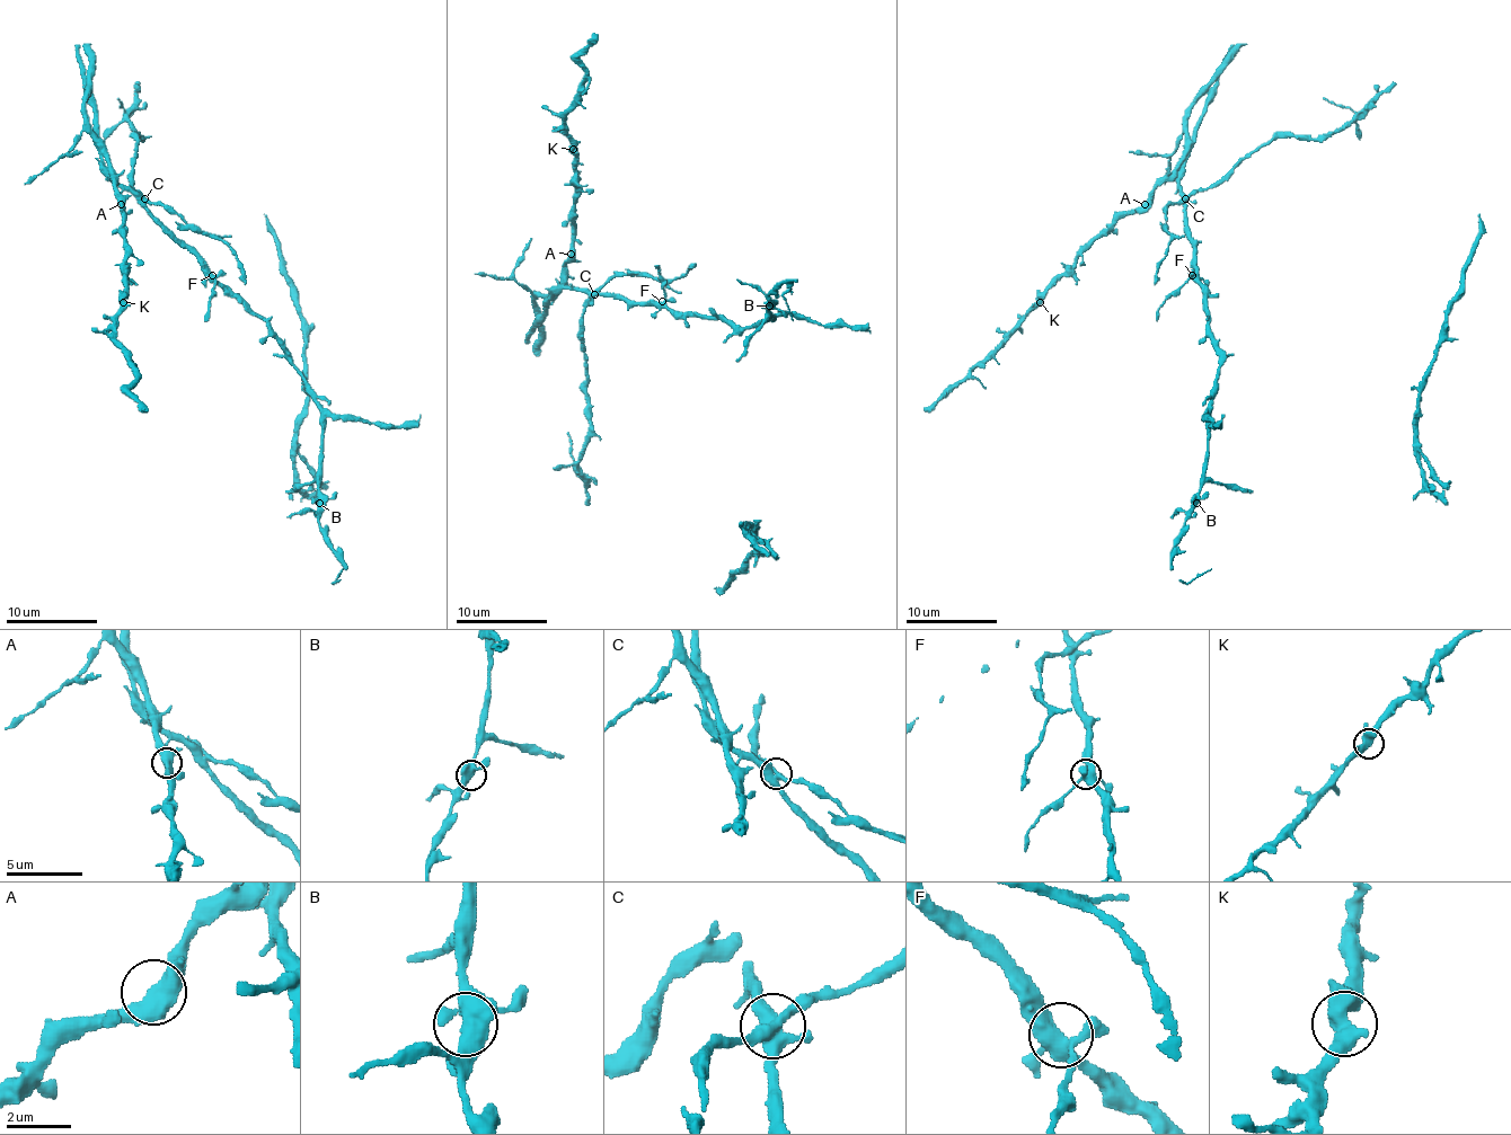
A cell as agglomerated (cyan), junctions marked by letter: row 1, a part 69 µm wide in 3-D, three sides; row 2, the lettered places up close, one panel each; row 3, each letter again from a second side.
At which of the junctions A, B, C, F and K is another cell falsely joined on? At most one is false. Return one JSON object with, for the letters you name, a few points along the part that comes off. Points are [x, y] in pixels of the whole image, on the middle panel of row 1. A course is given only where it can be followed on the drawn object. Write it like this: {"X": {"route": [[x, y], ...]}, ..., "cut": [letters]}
{"cut": []}

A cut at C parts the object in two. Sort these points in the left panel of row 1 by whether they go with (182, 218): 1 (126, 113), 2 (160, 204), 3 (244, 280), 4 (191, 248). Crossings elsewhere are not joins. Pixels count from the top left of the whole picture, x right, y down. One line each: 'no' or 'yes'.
1: yes
2: yes
3: yes
4: no

